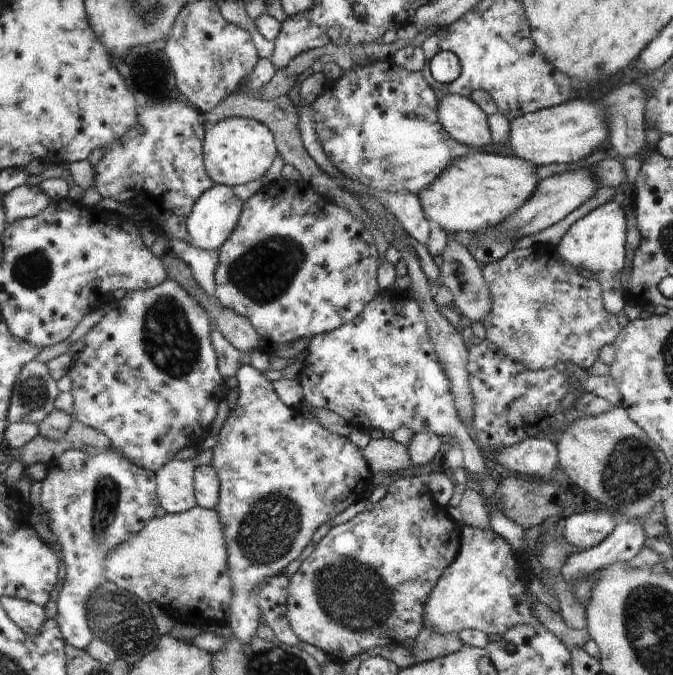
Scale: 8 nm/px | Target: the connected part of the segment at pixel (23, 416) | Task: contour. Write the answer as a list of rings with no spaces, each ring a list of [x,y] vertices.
[[[31,360],[23,367],[15,383],[8,420],[39,424],[54,409],[59,390],[45,364]]]

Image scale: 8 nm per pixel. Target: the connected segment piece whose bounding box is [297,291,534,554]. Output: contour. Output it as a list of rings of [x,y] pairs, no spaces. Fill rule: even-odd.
[[[411,291],[404,301],[404,309],[400,309],[394,299],[381,293],[351,323],[310,340],[305,351],[305,362],[297,376],[303,398],[314,408],[336,412],[352,427],[365,431],[393,433],[407,426],[416,434],[434,432],[443,439],[454,436],[466,461],[462,467],[468,474],[476,474],[480,480],[477,486],[488,508],[491,529],[514,550],[531,554],[534,549],[528,548],[524,540],[526,529],[502,514],[496,500],[497,481],[490,476],[490,467],[484,455],[475,440],[470,438],[458,412],[455,412],[451,382],[428,336],[420,302]],[[490,511],[492,514],[489,514]]]

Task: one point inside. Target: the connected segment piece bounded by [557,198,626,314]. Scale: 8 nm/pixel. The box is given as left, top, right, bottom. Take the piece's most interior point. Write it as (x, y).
(597, 242)

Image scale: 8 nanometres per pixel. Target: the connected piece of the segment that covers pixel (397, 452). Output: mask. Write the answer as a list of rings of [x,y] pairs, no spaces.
[[[385,437],[371,439],[364,447],[364,456],[379,480],[387,474],[404,470],[413,464],[407,446]]]

